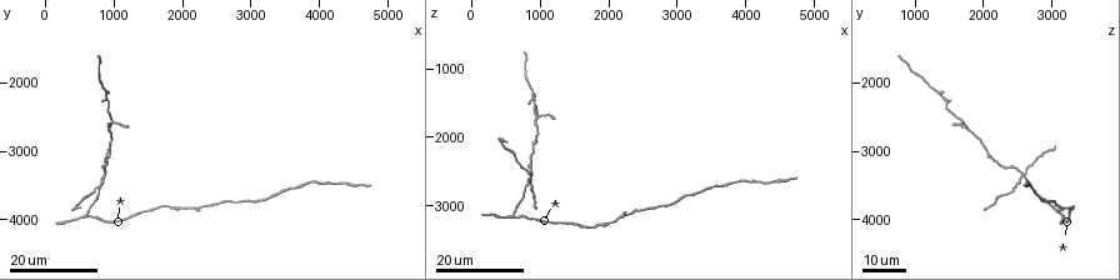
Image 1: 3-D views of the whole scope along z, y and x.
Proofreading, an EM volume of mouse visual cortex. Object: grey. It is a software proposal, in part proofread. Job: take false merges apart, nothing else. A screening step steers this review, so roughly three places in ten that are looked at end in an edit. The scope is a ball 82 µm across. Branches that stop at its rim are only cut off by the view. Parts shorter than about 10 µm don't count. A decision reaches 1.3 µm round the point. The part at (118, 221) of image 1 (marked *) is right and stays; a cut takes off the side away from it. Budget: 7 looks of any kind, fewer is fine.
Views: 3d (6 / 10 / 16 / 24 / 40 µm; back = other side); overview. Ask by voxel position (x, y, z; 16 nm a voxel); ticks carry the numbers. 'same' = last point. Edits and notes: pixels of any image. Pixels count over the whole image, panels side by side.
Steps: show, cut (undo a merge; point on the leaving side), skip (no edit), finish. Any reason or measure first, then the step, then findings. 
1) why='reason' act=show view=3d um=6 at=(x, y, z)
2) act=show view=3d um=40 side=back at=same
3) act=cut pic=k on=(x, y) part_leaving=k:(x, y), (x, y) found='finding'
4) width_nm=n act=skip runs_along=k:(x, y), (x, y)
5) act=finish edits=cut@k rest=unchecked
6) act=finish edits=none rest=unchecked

why='calibre changes' act=show view=3d um=16 at=(850, 3150, 2150)

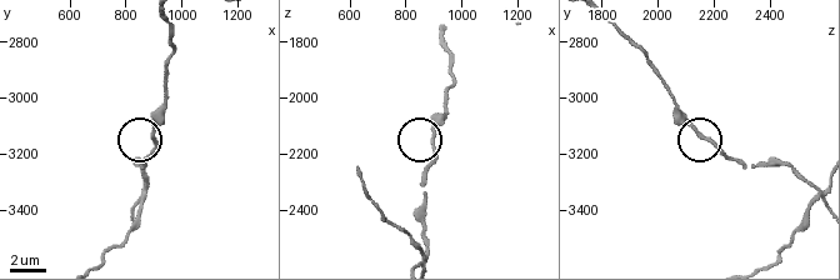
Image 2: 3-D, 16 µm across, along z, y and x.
why='zoom in' act=show view=3d um=6 at=(900, 3140, 2140)

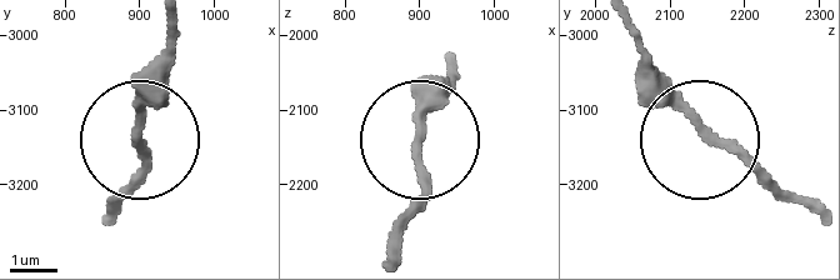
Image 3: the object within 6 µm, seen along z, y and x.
act=skip runs_along=3:(814, 210), (719, 146), (639, 63) found='continuous, no second cell'

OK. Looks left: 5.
why='calibre changes' act=show view=3d um=16 at=(950, 2600, 1650)

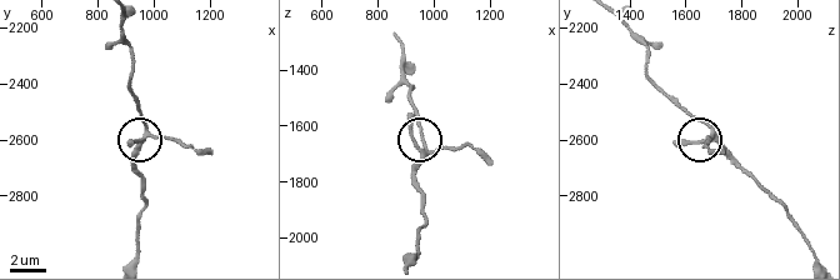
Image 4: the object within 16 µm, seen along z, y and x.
why='zoom in' act=show view=3d um=6 at=(960, 2600, 1690)

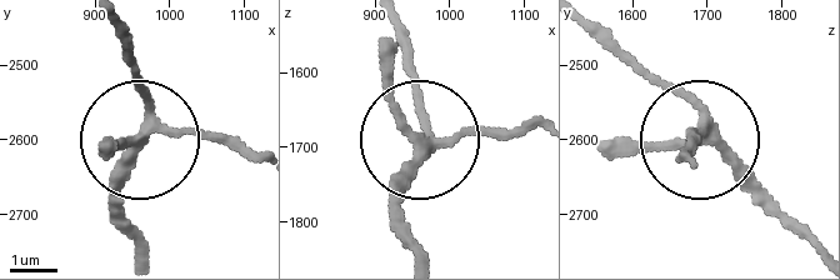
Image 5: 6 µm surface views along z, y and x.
width_nm=200 act=skip found='one cell here'

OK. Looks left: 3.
why='three arms meet' act=show view=3d um=16 at=(900, 2300, 1450)

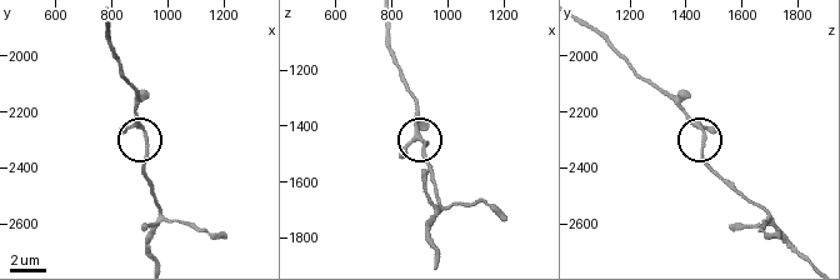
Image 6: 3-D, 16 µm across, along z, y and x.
why='zoom in' act=show view=3d um=10 at=(910, 2260, 1450)

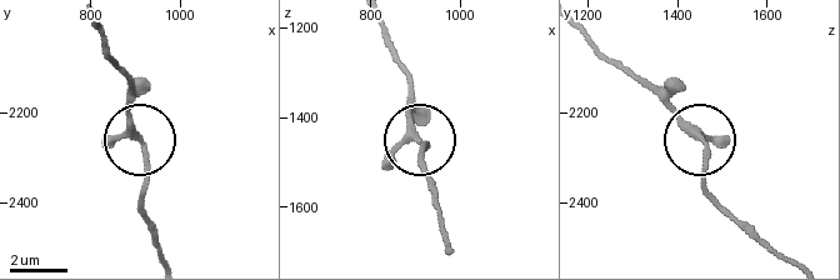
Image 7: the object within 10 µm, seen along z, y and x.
width_nm=180 act=skip runs_along=7:(776, 256), (713, 191), (700, 141), (635, 73) found='all the same cell'

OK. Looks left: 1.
act=finish edits=none rest=unchecked

